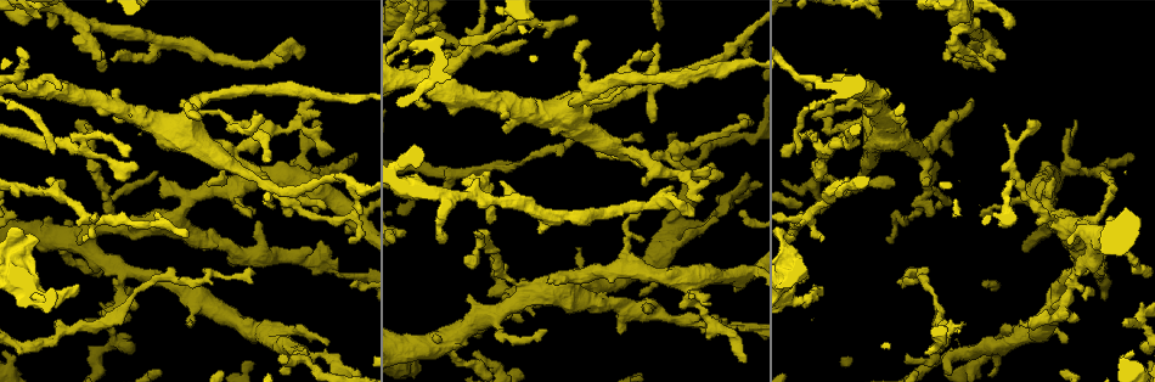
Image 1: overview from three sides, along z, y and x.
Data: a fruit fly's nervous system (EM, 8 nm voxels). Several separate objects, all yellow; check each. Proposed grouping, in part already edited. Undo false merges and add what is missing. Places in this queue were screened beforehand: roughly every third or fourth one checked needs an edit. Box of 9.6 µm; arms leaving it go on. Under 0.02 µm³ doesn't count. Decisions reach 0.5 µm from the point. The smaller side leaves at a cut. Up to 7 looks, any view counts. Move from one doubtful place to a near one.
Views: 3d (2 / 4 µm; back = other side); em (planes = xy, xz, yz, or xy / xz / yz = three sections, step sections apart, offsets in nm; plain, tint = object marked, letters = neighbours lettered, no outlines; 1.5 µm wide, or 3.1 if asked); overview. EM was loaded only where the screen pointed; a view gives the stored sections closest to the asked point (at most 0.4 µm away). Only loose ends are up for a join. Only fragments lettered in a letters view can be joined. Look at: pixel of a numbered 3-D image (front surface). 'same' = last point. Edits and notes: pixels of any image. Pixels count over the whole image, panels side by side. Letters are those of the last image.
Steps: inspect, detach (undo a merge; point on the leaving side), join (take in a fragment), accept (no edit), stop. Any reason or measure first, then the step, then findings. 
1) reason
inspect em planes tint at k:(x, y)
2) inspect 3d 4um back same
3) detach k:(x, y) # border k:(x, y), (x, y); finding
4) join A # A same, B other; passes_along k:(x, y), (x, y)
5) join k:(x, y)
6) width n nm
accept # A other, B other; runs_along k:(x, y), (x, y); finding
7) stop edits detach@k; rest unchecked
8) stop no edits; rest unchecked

calibre changes
inspect em 3.1um xz step 16 tint at 1:(298, 173)

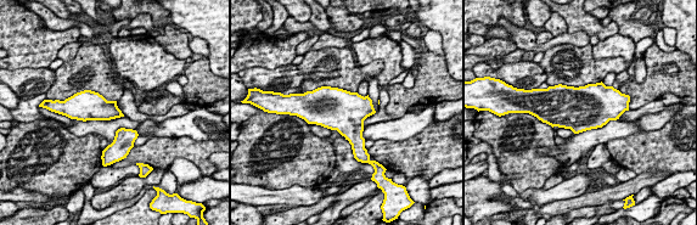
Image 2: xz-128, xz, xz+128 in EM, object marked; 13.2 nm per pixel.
inspect em 3.1um xz step 16 letters same

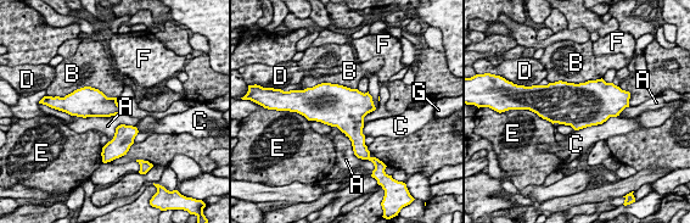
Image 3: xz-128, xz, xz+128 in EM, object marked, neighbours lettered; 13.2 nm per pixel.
width 260 nm
accept # A other, B other, C other, D other, E other, F other, G other; border 3:(123, 112), (110, 116), (73, 116); continuous, no second neuron

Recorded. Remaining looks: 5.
free end
inspect 3d 4um at 1:(357, 157)

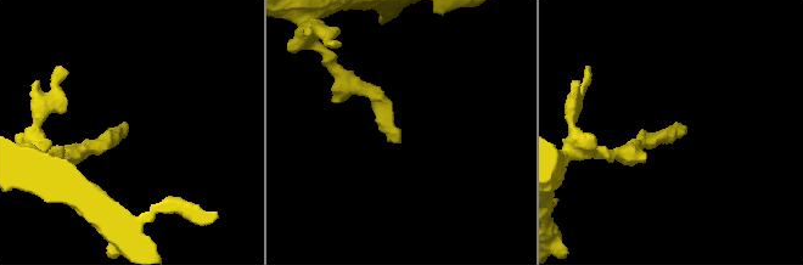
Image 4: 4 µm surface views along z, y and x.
shape alone is not enough
inspect em yz step 4 letters at 4:(683, 127)

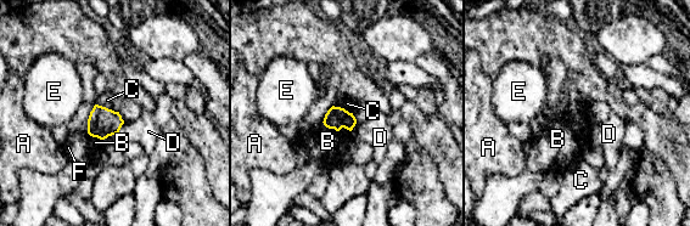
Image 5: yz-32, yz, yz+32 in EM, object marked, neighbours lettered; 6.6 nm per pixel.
width 150 nm
accept # A other, B other, C other, D other, E other, F other; border 5:(97, 103), (118, 112); none of them fits

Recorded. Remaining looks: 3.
branch stops here
inspect 3d 4um at 1:(331, 250)

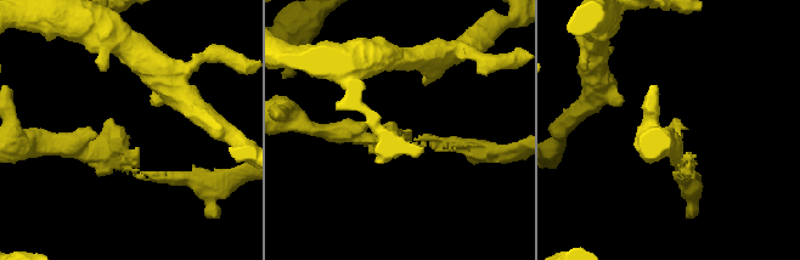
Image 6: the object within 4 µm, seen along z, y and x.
need the tissue
inspect em xy step 4 tint at 6:(401, 133)

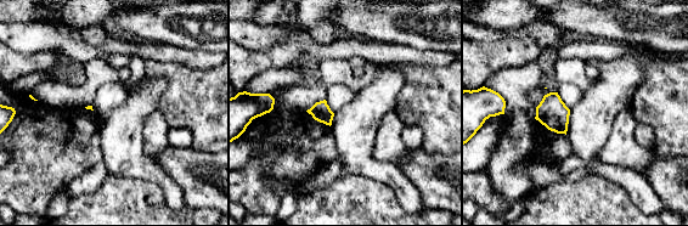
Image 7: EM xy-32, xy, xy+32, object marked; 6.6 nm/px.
another direction
inspect em planes letters same

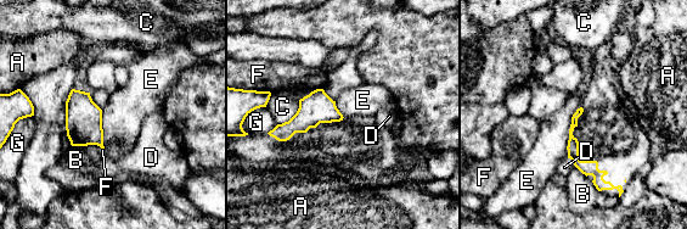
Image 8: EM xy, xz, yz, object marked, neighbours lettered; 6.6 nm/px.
accept # A other, B other, C other, D other, E other, F other, G other; no lettered fragment goes on from it

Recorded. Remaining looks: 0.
stop no edits; rest unchecked

